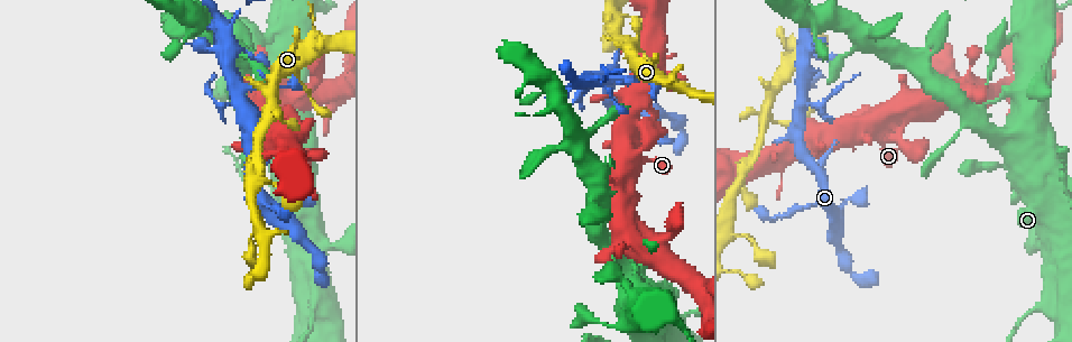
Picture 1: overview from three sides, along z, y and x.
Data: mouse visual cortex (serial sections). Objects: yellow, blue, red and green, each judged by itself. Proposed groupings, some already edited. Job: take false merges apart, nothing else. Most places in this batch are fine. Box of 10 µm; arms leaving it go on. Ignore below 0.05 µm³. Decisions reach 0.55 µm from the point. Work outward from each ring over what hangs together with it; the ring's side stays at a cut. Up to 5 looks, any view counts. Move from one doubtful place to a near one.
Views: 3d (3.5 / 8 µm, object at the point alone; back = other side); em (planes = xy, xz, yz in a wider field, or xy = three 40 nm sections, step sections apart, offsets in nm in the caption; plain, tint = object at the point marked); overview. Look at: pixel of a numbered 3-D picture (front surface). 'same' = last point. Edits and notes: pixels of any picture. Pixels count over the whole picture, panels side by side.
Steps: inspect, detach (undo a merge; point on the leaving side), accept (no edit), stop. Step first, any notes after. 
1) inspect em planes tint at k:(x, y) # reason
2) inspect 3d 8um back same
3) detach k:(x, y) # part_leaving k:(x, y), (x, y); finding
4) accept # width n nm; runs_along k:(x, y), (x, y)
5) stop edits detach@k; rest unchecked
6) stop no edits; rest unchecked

inspect 3d 3.5um at 1:(802, 87) # four or more arms meet

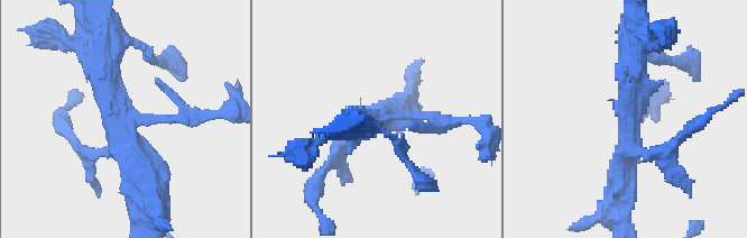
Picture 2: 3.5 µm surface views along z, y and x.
inspect em xy step 2 tint at 2:(121, 119)

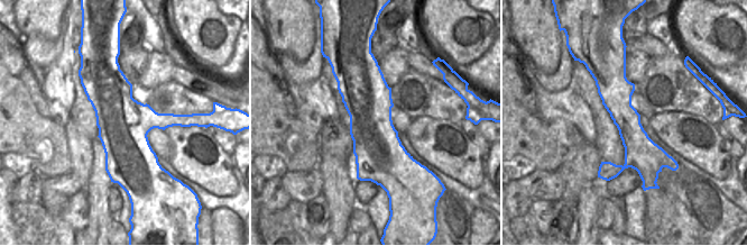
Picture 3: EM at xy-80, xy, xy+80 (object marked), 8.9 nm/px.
accept # arm_widths 100, 150, 350, 450 nm; runs_along 2:(149, 191), (108, 98), (104, 49); one cell here

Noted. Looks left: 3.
inspect 3d 3.5um at 1:(747, 169) # thin neck

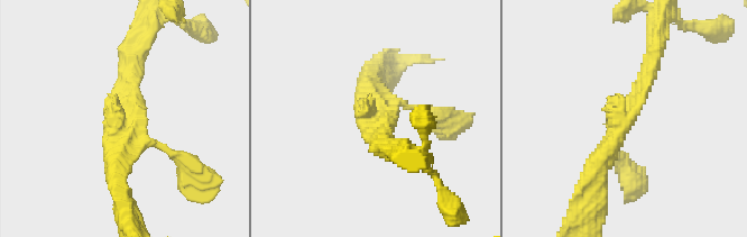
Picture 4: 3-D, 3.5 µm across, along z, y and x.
inspect em xy step 5 tint at 4:(128, 120) # arms 3; arm_widths 100, 250, 300 nm

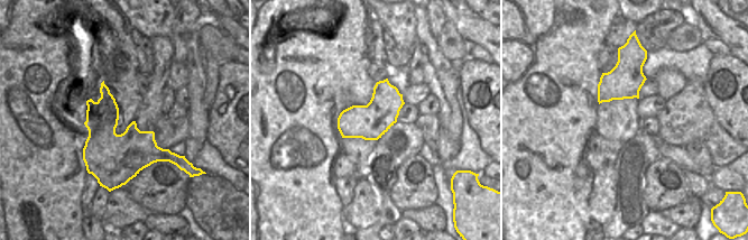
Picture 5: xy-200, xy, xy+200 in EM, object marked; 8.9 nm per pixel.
inspect em xy step 2 tint same

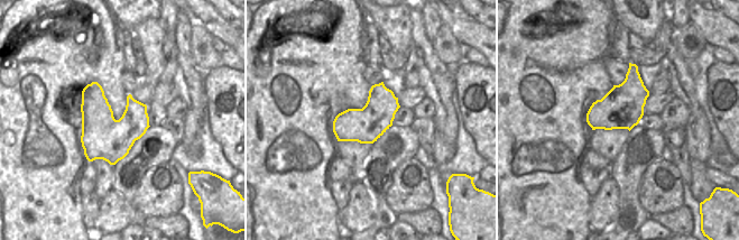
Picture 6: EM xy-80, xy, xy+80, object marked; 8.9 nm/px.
accept # continuous, no second cell

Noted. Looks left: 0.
stop no edits; rest unchecked

